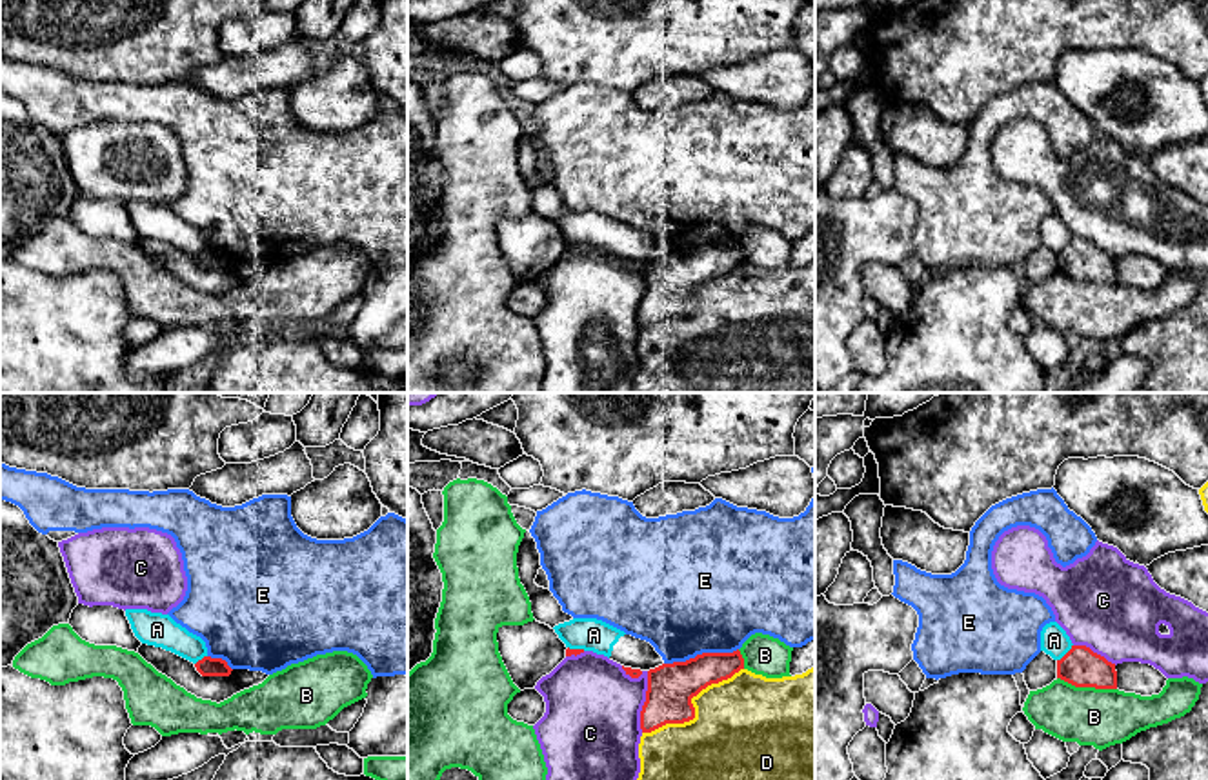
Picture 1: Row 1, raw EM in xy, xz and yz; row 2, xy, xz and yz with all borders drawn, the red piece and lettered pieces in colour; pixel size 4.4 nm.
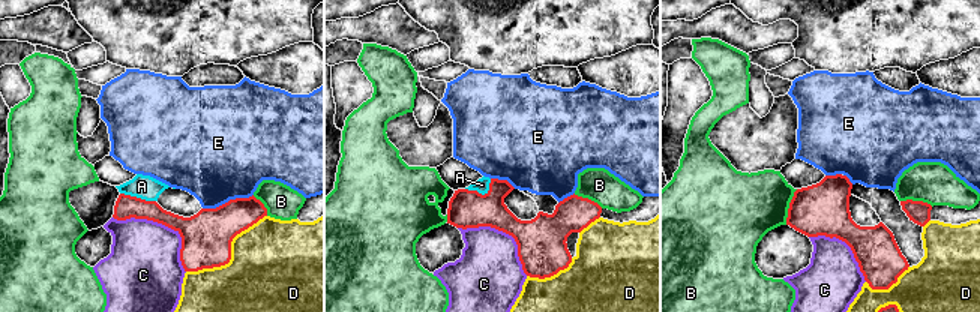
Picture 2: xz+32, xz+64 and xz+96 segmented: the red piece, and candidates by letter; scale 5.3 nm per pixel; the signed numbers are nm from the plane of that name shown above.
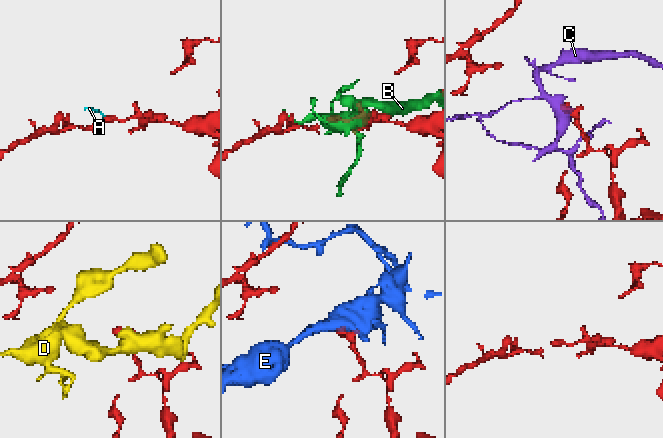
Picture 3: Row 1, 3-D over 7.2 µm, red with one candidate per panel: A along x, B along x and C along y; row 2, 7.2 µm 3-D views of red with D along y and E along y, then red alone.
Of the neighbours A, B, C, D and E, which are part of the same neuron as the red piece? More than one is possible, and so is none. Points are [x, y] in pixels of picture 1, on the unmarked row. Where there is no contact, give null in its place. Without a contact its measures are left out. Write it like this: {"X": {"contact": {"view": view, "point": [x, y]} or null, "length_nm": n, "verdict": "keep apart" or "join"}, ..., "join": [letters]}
{"A": {"contact": {"view": "yz", "point": [1067, 246]}, "length_nm": 100, "verdict": "keep apart"}, "B": {"contact": {"view": "yz", "point": [1087, 279]}, "length_nm": 280, "verdict": "keep apart"}, "C": {"contact": {"view": "xz", "point": [644, 295]}, "length_nm": 280, "verdict": "keep apart"}, "D": {"contact": {"view": "xz", "point": [694, 300]}, "length_nm": 550, "verdict": "keep apart"}, "E": {"contact": {"view": "xz", "point": [703, 246]}, "length_nm": 340, "verdict": "keep apart"}, "join": []}

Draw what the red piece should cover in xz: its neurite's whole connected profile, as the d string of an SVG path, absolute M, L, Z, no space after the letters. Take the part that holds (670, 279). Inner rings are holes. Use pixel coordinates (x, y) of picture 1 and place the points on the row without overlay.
M740 244L702 245L686 255L662 256L648 264L646 295L640 304L642 325L666 316L684 316L695 311L691 291L711 276L731 271L744 262Z

